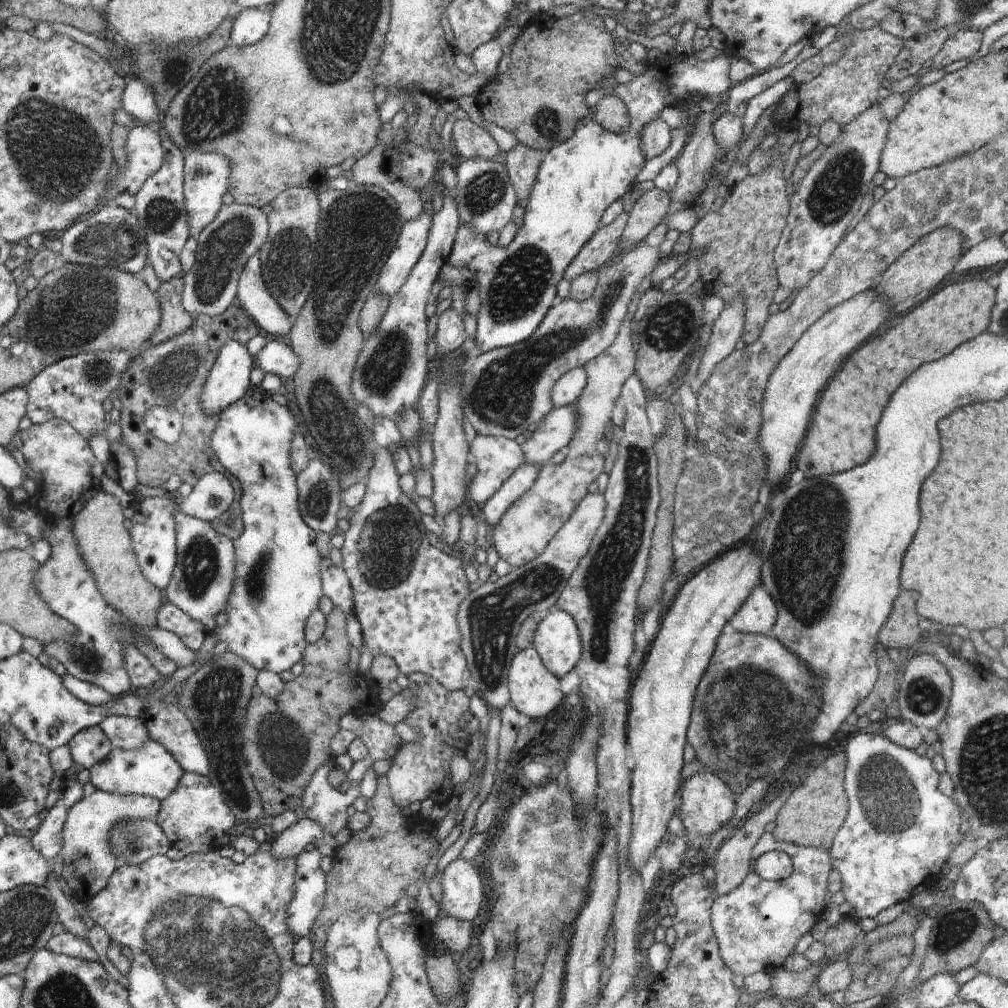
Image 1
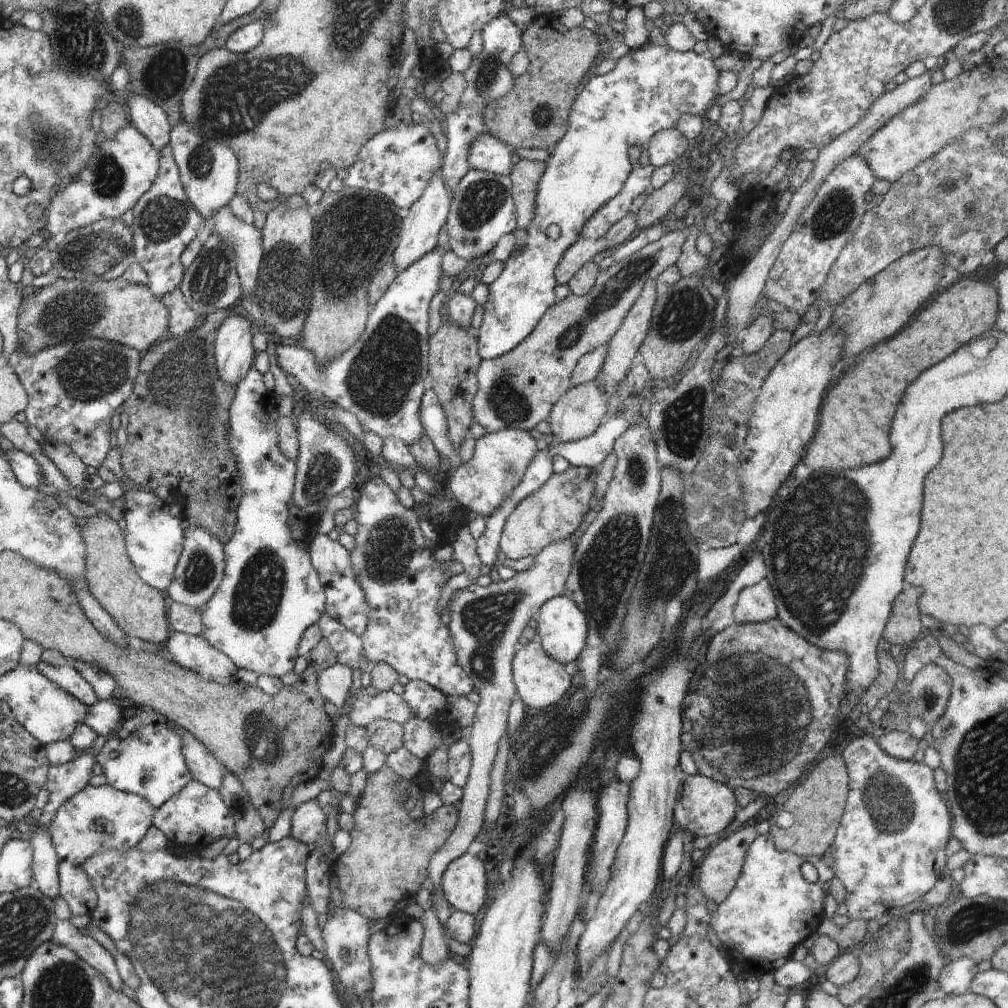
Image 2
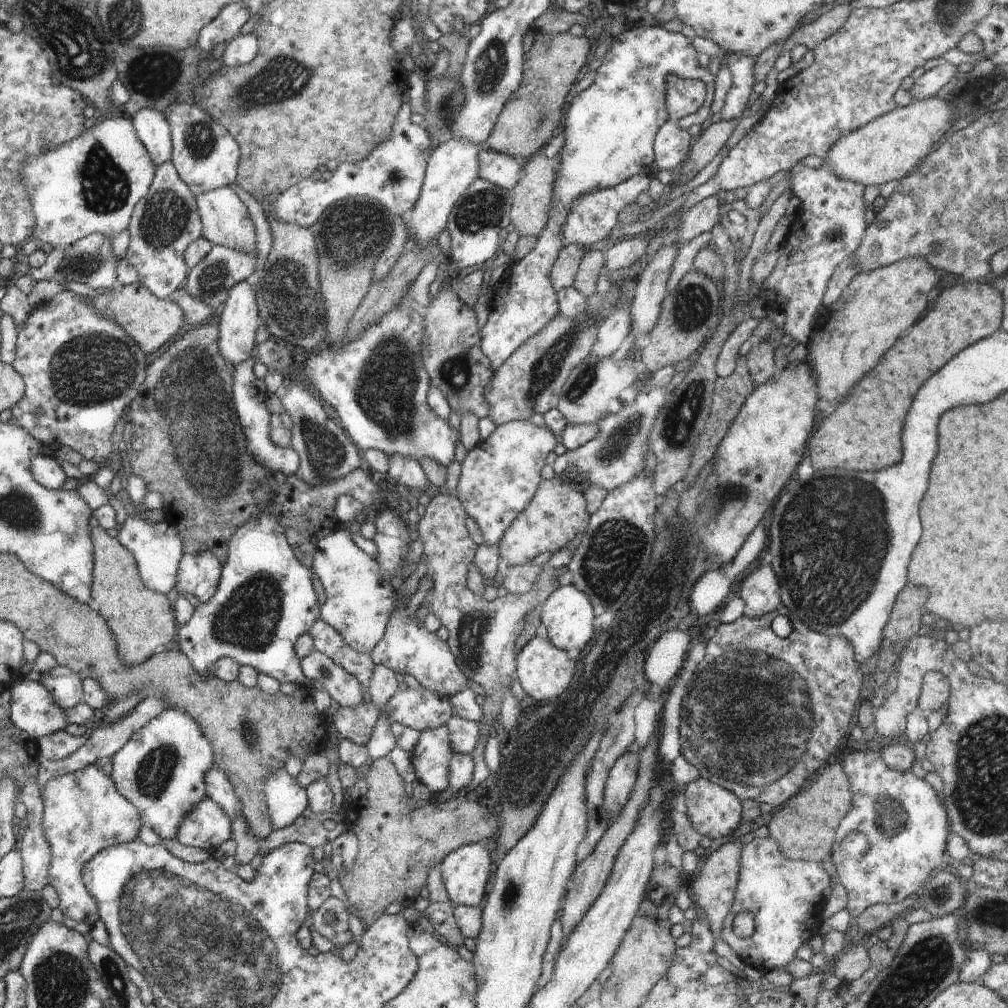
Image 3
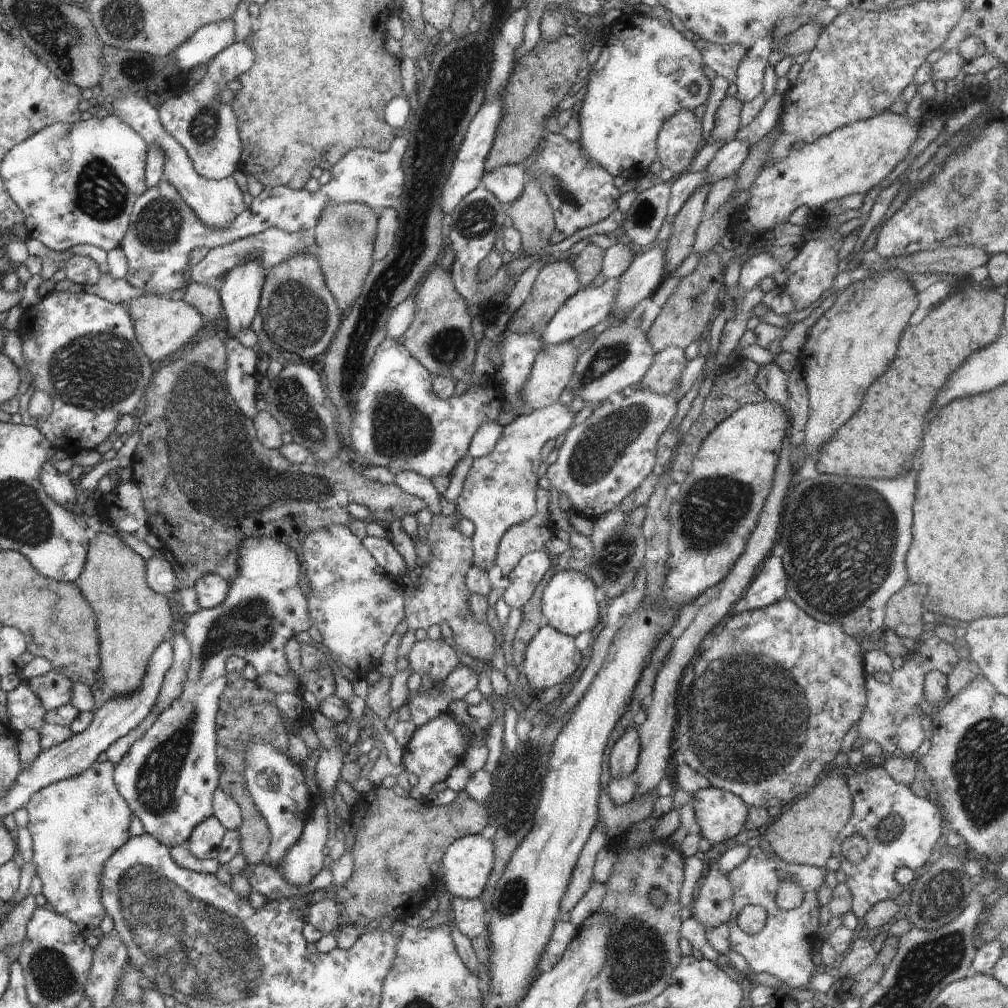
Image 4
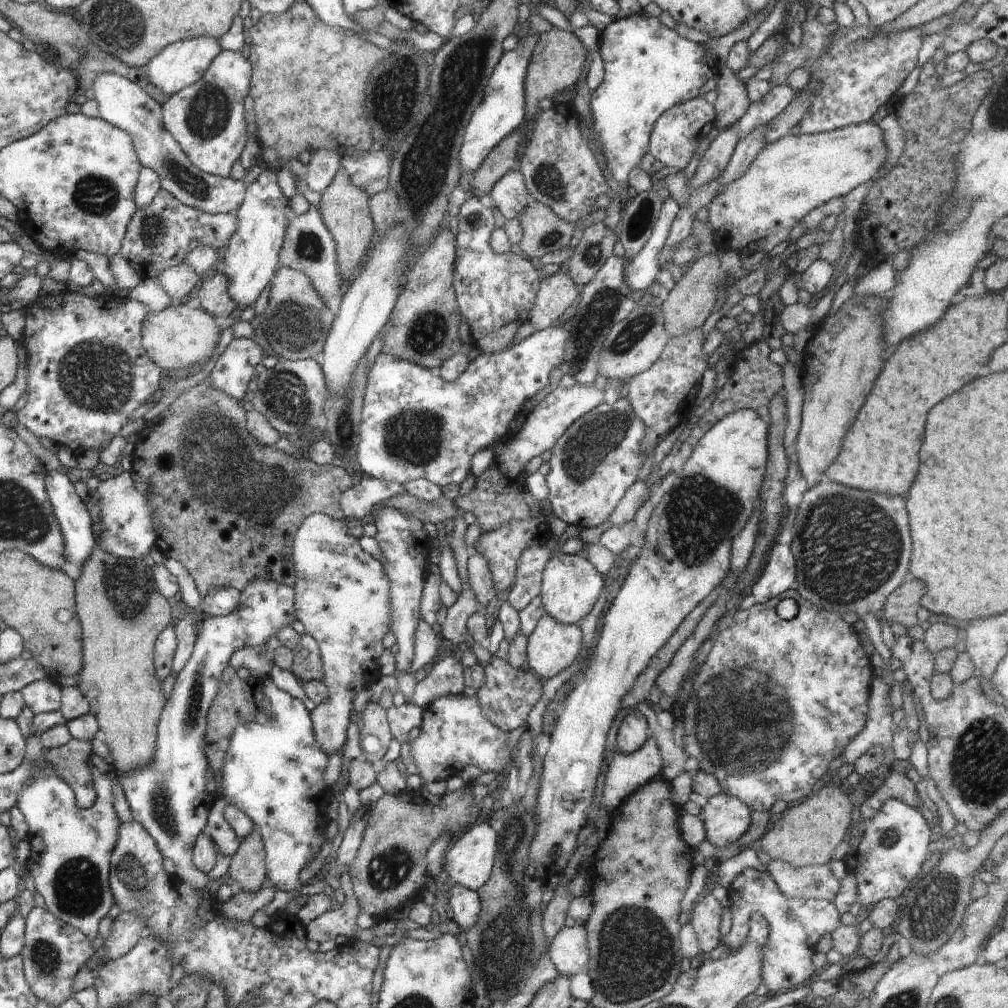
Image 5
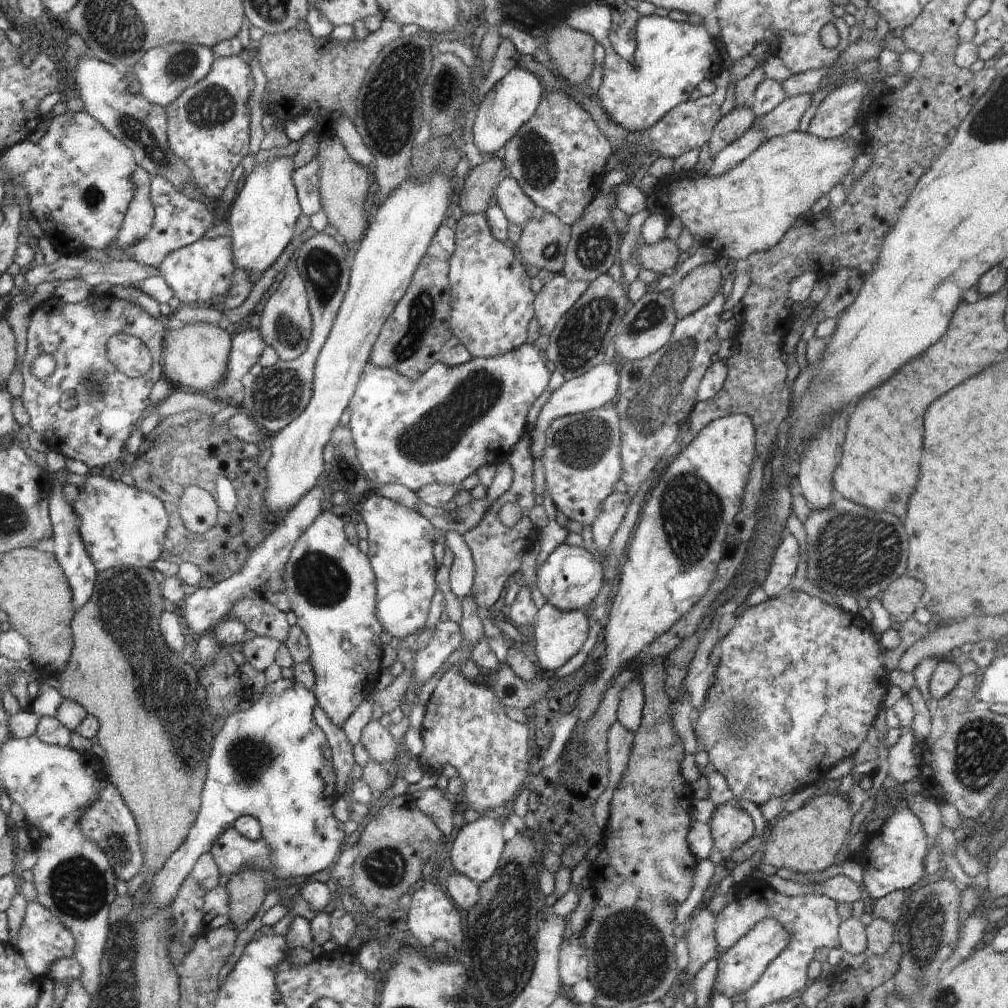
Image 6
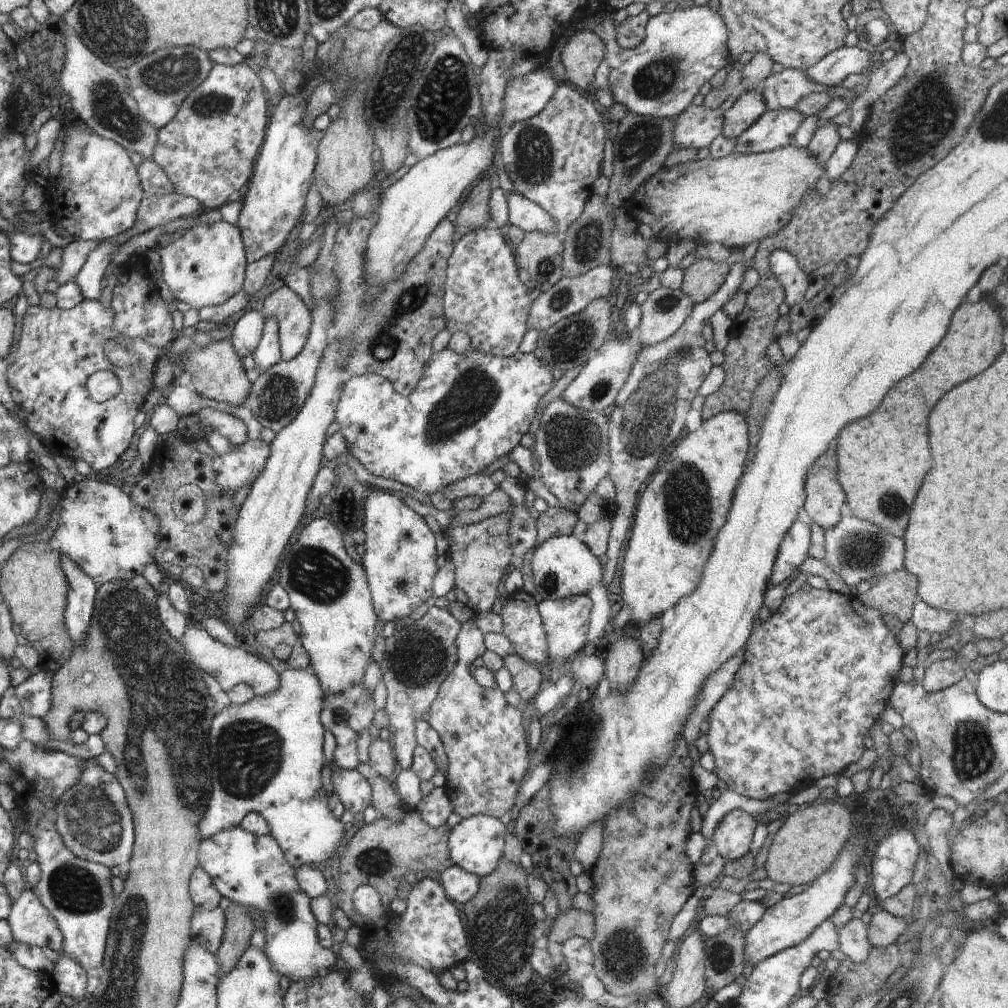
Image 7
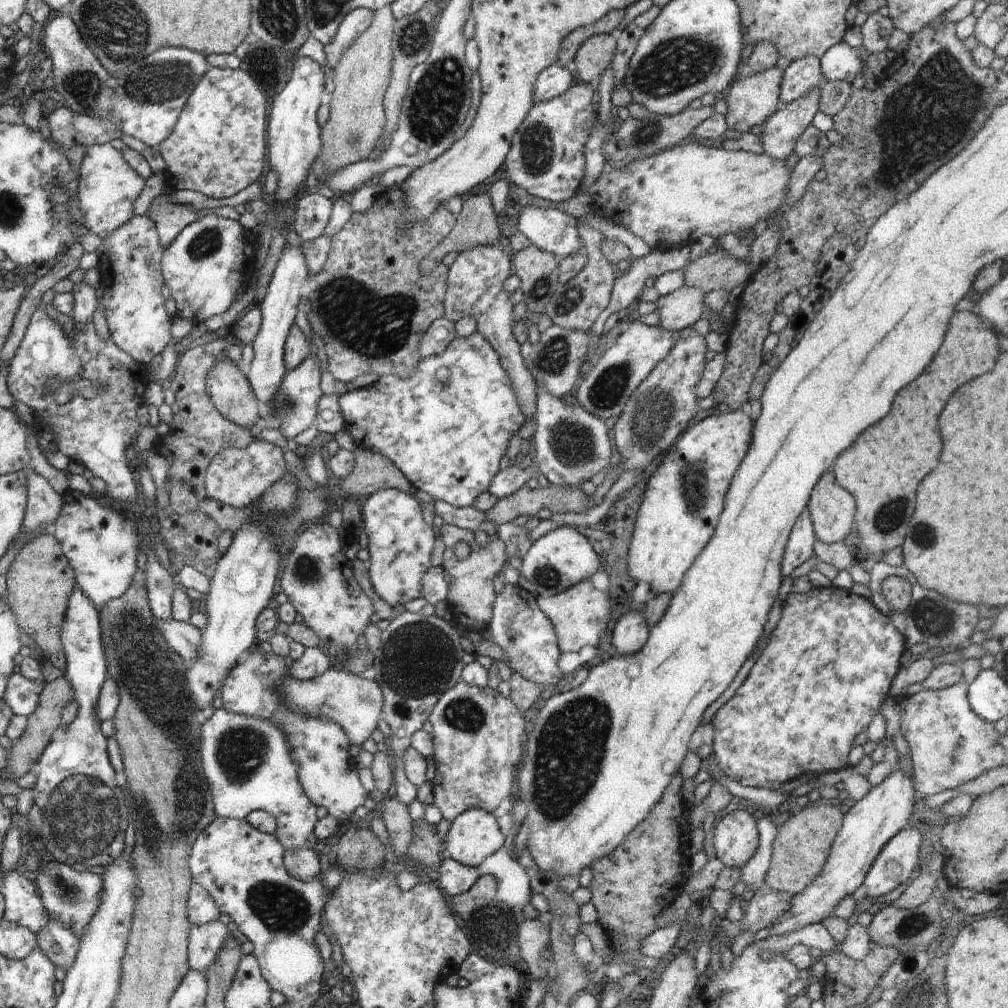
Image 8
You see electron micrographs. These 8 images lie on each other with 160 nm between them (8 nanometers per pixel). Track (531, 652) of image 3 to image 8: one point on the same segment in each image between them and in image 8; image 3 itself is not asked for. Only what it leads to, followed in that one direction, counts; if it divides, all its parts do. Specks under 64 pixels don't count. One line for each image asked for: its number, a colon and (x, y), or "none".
4: (551, 657)
5: (552, 647)
6: (559, 635)
7: (566, 623)
8: (579, 615)

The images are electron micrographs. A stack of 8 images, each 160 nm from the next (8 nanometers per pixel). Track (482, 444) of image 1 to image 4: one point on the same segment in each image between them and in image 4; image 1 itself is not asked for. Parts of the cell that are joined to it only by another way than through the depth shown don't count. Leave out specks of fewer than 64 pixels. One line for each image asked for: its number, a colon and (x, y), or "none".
2: (500, 459)
3: (499, 476)
4: (500, 491)

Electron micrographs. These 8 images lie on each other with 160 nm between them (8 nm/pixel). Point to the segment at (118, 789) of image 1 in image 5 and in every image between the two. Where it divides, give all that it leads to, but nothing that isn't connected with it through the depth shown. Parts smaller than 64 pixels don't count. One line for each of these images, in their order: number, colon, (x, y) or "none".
2: (143, 756)
3: (161, 769)
4: (167, 777)
5: (168, 797)

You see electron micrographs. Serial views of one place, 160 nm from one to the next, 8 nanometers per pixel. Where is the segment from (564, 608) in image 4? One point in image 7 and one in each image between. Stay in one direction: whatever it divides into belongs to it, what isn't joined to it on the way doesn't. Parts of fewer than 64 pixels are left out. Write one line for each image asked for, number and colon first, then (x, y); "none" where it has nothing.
5: (570, 586)
6: (570, 578)
7: (562, 567)

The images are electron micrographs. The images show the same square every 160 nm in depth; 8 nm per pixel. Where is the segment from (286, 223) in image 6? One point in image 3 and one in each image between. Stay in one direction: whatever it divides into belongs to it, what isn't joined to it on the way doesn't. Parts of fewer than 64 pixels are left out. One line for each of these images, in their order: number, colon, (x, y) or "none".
3: (239, 316)
4: (240, 292)
5: (252, 256)

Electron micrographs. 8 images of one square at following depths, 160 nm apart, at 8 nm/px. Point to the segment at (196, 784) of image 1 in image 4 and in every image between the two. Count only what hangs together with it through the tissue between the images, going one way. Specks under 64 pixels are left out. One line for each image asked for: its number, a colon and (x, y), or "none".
2: (197, 815)
3: (206, 826)
4: (204, 841)

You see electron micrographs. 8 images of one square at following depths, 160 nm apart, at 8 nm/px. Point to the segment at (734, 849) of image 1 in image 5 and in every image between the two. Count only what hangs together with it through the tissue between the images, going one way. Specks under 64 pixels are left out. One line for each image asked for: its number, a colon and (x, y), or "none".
2: (719, 872)
3: (714, 889)
4: (713, 906)
5: (707, 912)

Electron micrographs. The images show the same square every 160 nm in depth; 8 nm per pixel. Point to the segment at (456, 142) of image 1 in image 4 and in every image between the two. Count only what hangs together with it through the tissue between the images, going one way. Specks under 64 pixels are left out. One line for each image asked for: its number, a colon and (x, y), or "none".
2: (488, 154)
3: (501, 169)
4: (506, 182)

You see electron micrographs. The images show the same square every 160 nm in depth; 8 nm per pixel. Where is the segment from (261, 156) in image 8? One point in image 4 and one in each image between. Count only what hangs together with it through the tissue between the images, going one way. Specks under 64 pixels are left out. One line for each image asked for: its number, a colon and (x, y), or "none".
4: (208, 130)
5: (206, 118)
6: (208, 126)
7: (208, 148)

